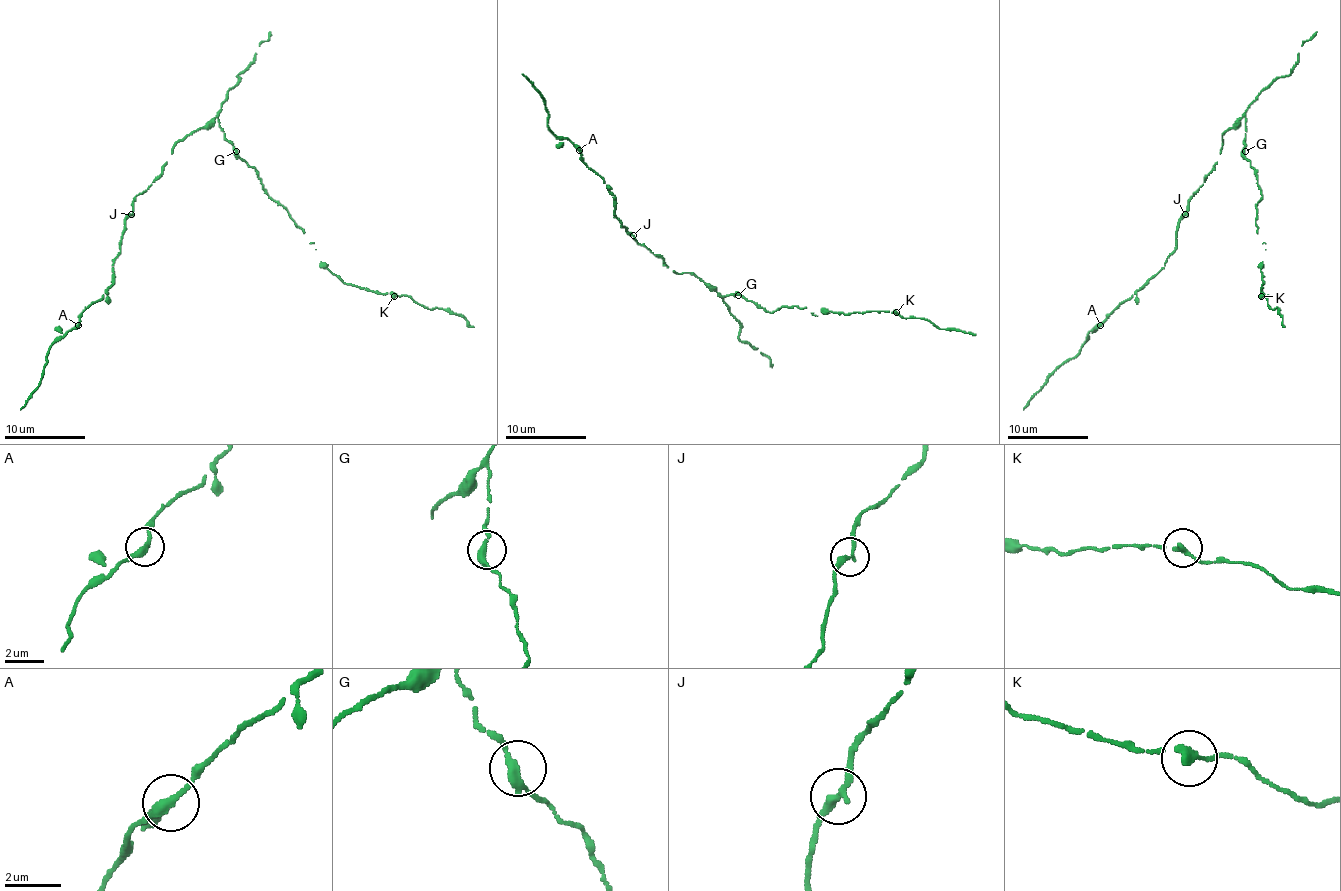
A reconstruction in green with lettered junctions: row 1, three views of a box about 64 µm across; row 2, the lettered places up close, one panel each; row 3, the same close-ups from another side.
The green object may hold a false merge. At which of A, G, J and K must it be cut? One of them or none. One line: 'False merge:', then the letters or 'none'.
False merge: none

